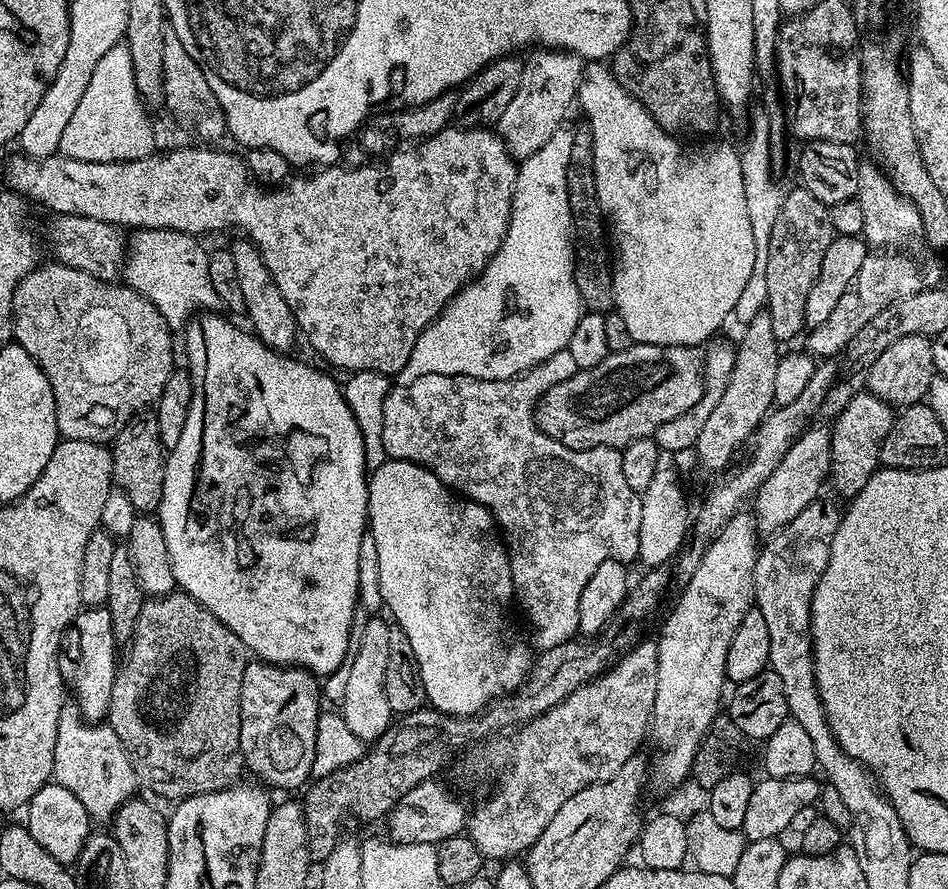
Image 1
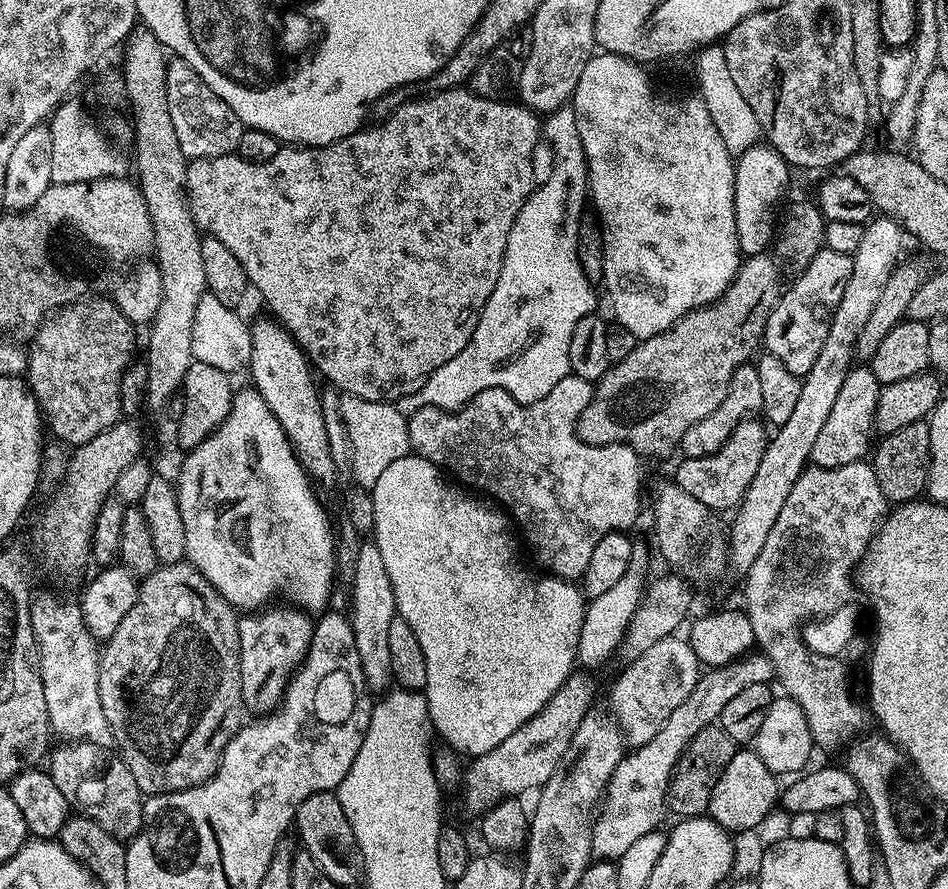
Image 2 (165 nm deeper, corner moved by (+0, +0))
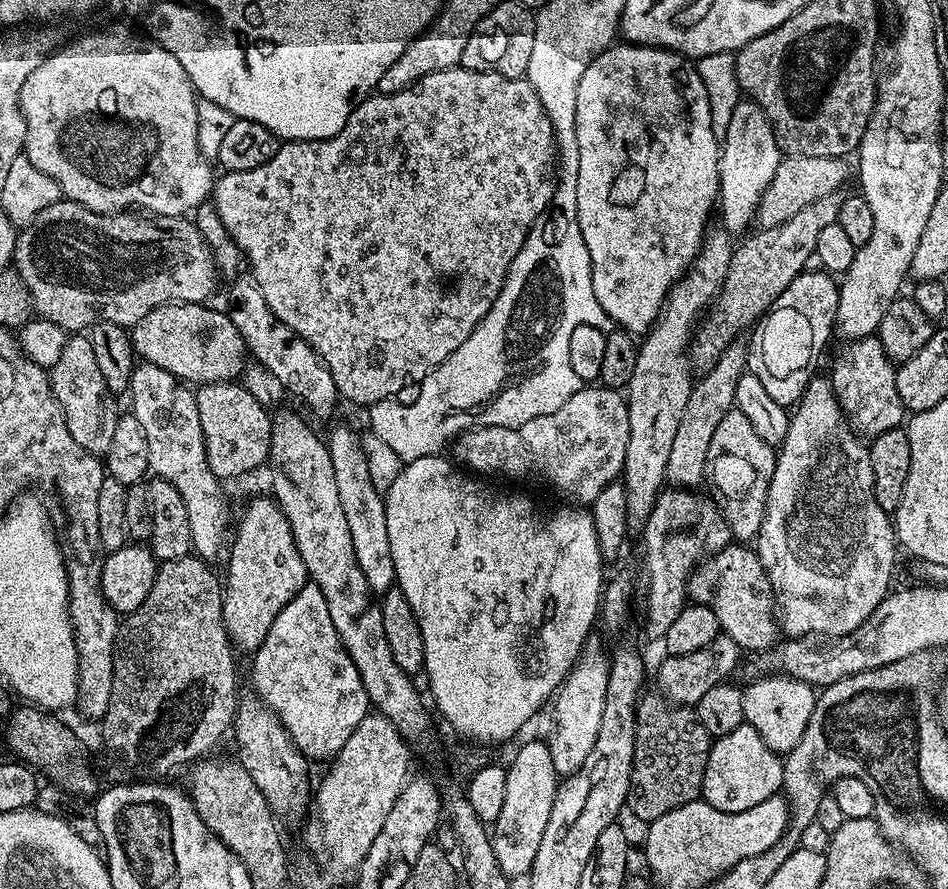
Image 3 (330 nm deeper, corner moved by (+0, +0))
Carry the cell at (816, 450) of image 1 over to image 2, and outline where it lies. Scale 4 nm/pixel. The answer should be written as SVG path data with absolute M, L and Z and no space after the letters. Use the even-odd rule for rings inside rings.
M852 366L848 369L842 382L842 390L838 390L838 398L834 398L834 406L831 407L830 414L827 415L826 422L823 423L822 430L813 444L810 457L813 465L822 468L850 466L863 461L869 455L876 426L876 403L882 386L878 378L874 378L871 367L860 367L864 368Z

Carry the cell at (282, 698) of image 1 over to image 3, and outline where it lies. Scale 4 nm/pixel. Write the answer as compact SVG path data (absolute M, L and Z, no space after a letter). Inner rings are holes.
M271 495L256 496L248 504L248 509L240 516L240 521L235 521L234 536L236 541L231 541L228 556L228 580L223 585L224 594L224 628L228 631L228 638L237 649L240 648L247 654L255 653L262 646L266 634L274 626L274 618L283 608L290 603L302 590L304 584L309 583L308 571L298 554L298 546L294 542L294 534L290 530L290 522L286 522L286 514L282 514L280 505Z

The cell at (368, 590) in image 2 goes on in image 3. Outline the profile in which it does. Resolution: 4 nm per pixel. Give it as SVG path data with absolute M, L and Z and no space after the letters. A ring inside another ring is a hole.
M336 426L326 436L326 443L334 467L338 498L341 499L342 510L345 511L346 526L349 527L350 542L354 547L354 556L373 593L383 594L395 585L396 579L393 558L390 555L383 493L371 477L358 434L346 426Z

